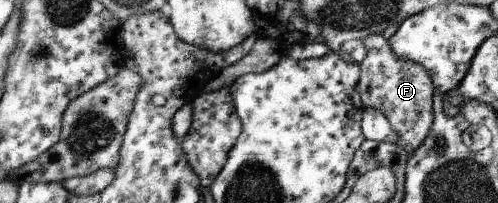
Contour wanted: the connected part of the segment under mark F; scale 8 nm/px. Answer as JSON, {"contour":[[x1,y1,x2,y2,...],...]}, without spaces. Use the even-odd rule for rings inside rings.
{"contour":[[381,33,365,37,363,45,367,53,360,63,361,103,367,109,381,111,399,137,395,145,411,153,425,141,433,125,432,97,435,87,432,77,423,65,399,59,389,39,385,39]]}

